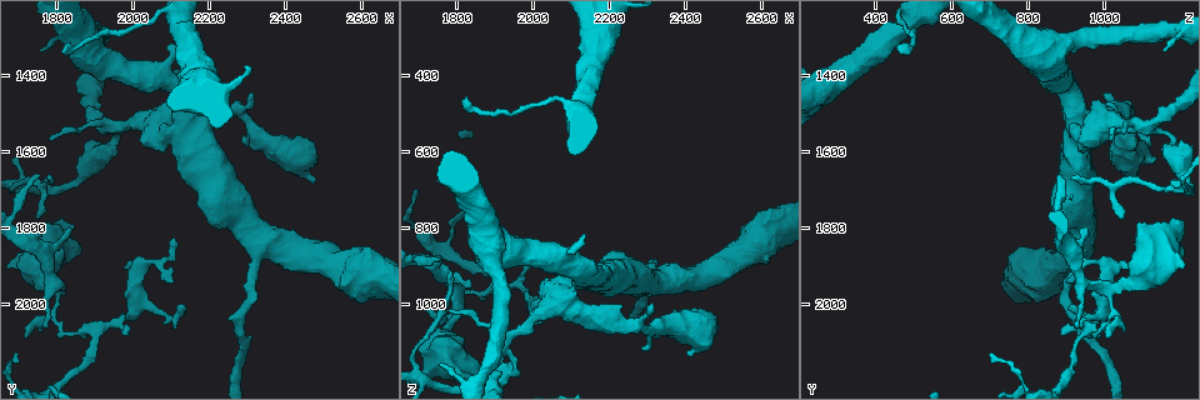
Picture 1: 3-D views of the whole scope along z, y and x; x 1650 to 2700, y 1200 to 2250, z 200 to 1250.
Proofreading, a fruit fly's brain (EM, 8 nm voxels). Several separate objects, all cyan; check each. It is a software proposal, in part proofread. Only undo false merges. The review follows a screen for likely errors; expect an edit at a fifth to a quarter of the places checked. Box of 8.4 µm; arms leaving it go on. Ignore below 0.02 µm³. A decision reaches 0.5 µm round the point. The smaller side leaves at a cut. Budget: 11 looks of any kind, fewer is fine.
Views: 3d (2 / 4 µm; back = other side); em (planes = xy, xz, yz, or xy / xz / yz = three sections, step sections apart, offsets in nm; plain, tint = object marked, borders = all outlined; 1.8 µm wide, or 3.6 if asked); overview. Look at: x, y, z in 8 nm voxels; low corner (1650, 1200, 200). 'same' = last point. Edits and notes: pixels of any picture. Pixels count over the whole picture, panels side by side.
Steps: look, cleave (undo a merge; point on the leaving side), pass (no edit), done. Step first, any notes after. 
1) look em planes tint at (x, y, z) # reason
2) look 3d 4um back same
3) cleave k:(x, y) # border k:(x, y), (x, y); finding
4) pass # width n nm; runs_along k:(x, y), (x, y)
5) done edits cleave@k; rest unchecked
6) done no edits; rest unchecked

look em 3.6um xy step 4 tint at (2145, 1555, 930) # sharp bend

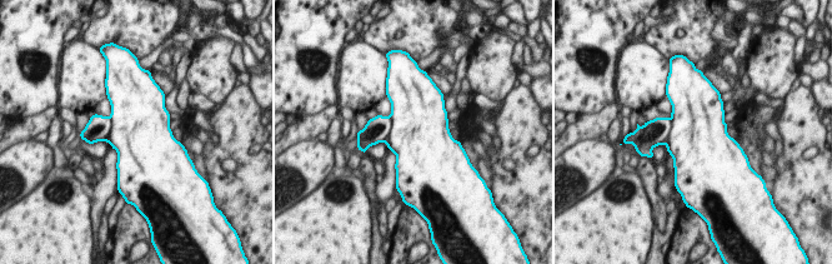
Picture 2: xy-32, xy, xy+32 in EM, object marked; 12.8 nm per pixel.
look em 3.6um planes tint same

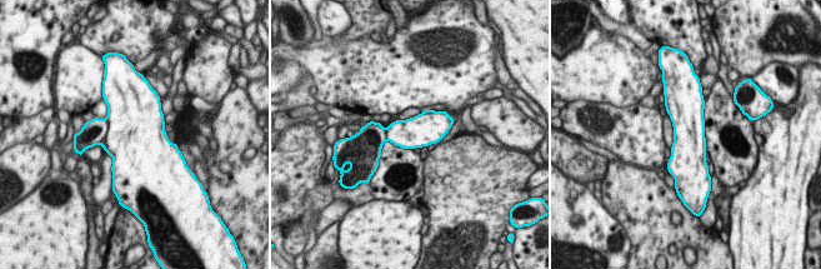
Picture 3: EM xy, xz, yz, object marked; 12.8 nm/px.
cleave 3:(93, 133) # two neurons meet here

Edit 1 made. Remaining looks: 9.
look overview

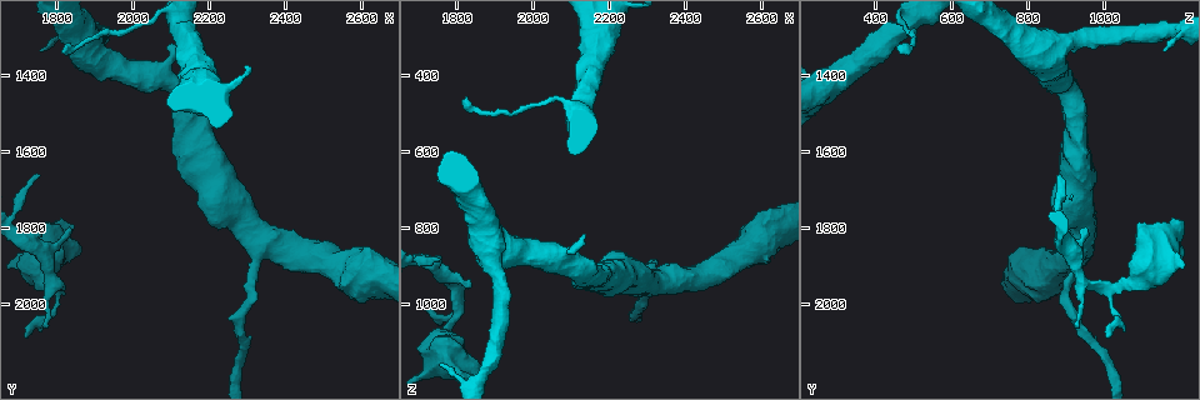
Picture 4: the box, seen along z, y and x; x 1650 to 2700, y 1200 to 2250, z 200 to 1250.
look 3d 2um at (1870, 1280, 1180) # abrupt turn

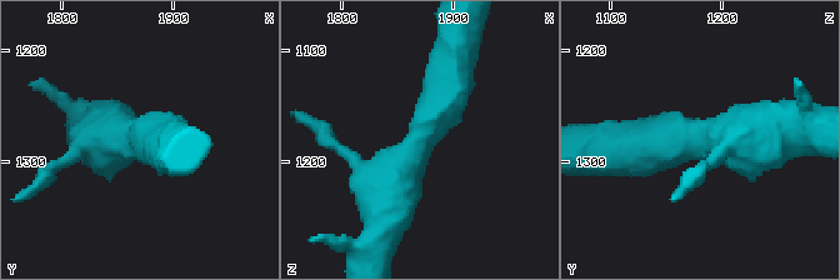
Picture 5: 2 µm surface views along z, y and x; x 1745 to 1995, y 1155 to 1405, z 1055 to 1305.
look em planes tint at (1868, 1282, 1186) # need the tissue

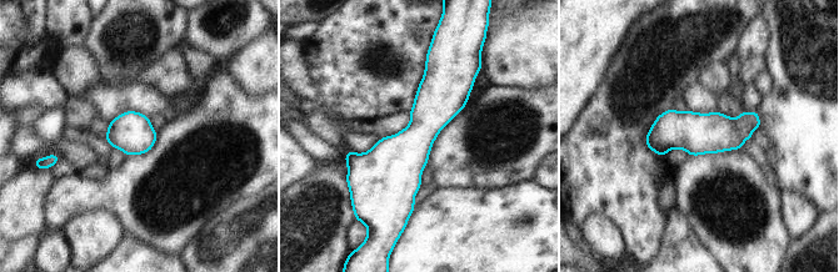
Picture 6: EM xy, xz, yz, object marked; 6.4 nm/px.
pass # runs_along 6:(757, 120), (648, 141); all the same neuron

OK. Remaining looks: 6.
done edits cleave@3; rest unchecked

